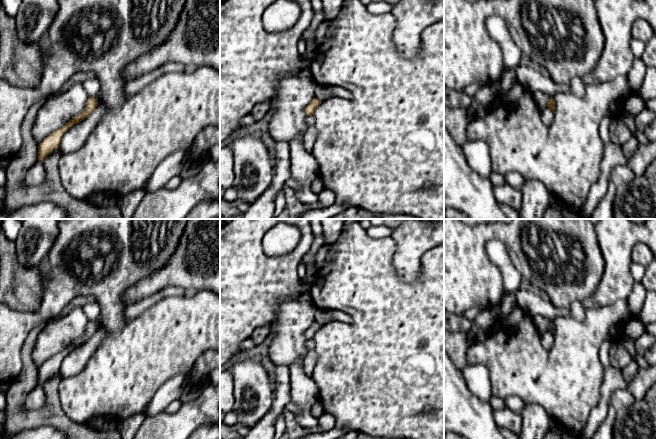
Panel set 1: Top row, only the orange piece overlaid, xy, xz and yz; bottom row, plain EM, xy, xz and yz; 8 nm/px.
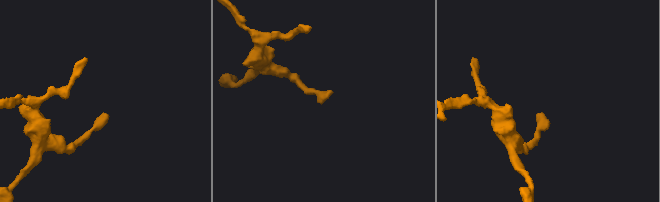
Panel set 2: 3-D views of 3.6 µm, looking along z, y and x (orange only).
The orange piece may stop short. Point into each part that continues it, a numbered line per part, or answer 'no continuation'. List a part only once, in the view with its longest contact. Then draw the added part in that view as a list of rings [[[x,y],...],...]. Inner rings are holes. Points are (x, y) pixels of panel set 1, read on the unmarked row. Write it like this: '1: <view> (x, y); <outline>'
no continuation

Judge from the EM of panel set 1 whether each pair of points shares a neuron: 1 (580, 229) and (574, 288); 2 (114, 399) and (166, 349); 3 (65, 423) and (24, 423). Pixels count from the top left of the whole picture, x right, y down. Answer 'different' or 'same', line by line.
1: same
2: same
3: same

